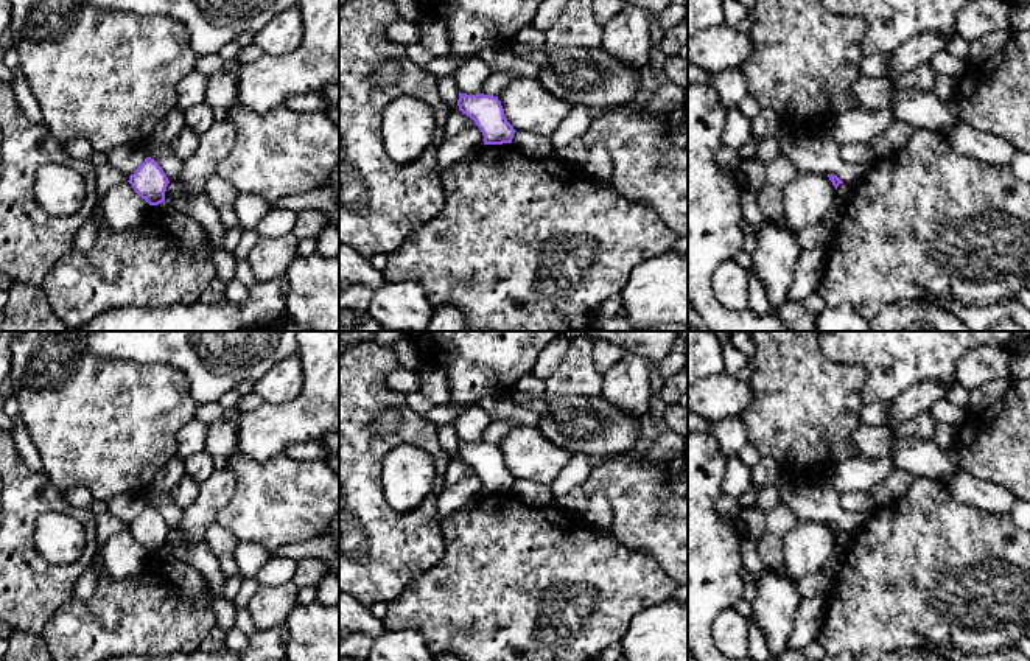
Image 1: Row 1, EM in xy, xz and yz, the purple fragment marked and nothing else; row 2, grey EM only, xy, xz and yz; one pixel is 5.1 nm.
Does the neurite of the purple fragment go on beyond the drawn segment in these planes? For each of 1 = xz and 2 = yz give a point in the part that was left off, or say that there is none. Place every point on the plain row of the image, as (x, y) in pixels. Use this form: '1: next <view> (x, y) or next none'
1: next none
2: next none

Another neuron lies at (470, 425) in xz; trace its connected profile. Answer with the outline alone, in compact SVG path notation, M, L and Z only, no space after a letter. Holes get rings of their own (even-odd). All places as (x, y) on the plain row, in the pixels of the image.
M479 404L468 406L454 421L459 440L467 443L482 442L482 432L490 421L490 415Z

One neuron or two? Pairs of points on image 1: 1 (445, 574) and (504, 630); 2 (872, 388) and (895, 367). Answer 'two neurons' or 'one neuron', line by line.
1: one neuron
2: one neuron

